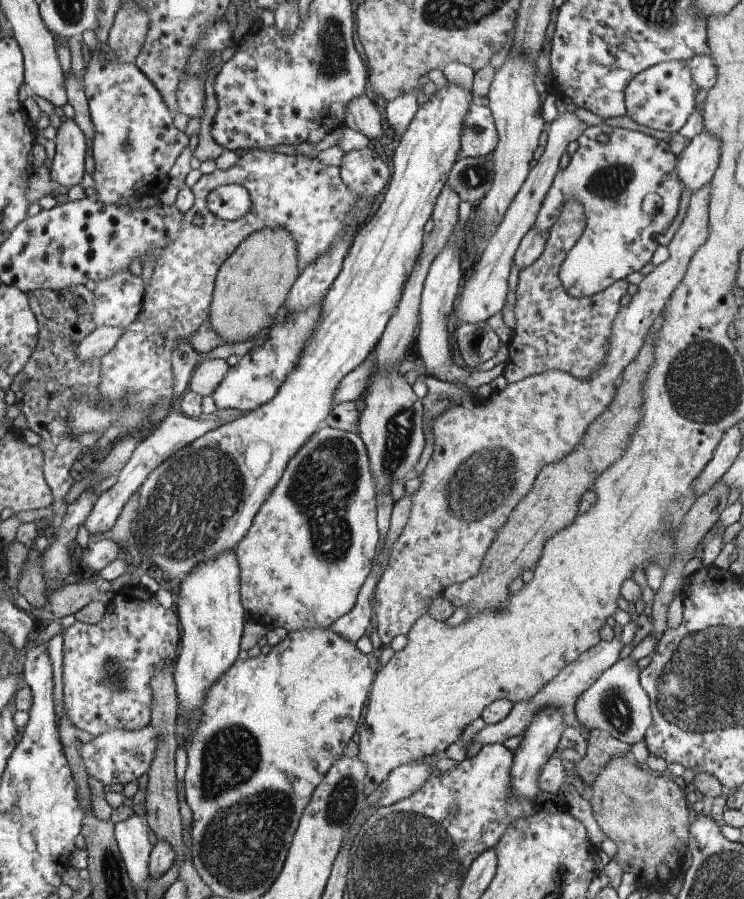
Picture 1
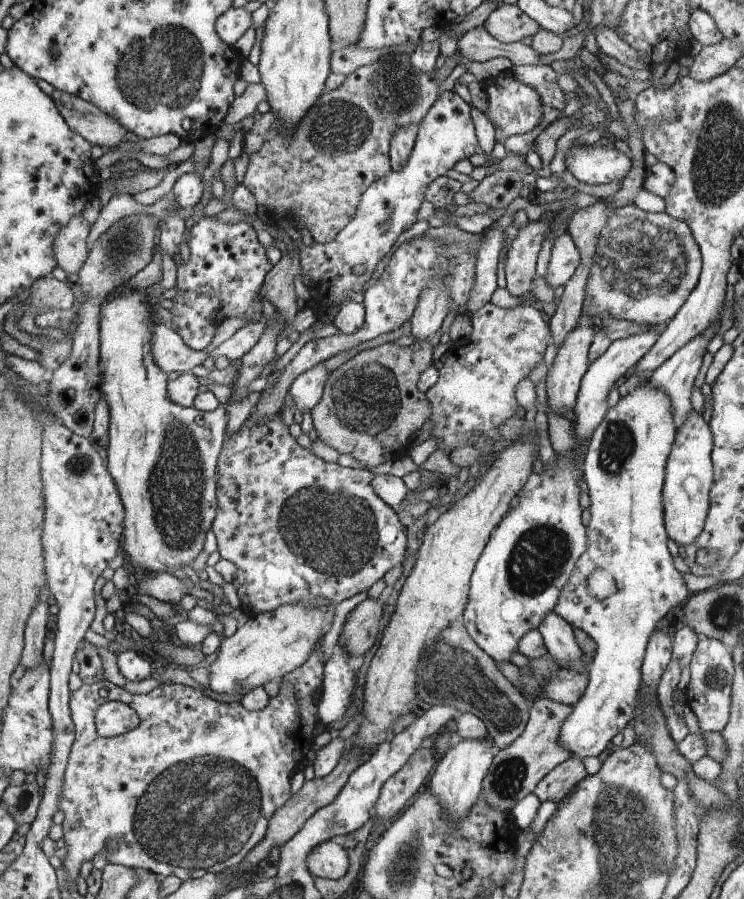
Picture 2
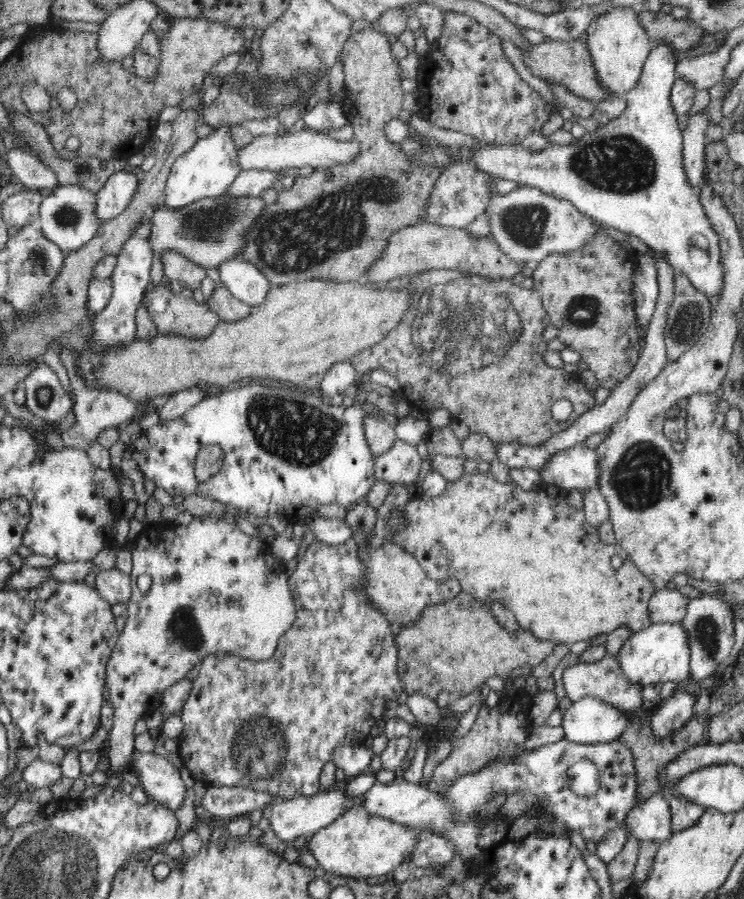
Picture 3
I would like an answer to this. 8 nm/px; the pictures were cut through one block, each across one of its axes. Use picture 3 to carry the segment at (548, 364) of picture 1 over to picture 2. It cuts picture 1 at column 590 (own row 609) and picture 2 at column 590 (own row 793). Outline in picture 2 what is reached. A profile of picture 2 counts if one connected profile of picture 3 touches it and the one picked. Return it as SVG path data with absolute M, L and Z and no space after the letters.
M636 204L618 208L601 232L596 254L585 289L582 312L603 322L629 321L654 328L655 325L668 324L685 305L686 300L696 290L701 279L701 250L686 220L669 216L668 213L645 212Z

